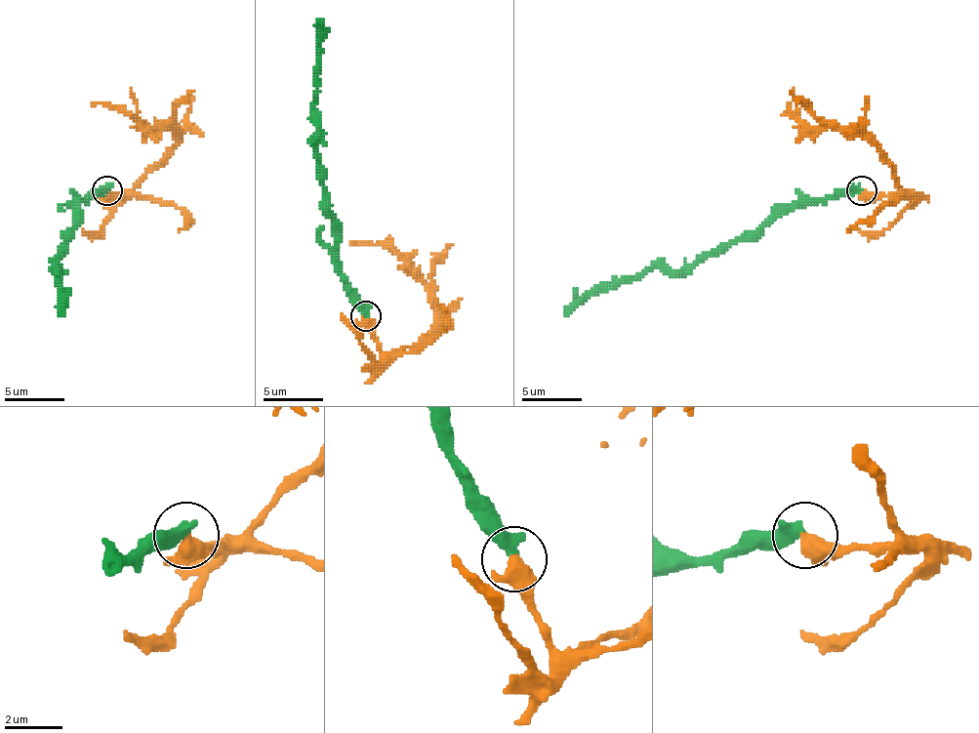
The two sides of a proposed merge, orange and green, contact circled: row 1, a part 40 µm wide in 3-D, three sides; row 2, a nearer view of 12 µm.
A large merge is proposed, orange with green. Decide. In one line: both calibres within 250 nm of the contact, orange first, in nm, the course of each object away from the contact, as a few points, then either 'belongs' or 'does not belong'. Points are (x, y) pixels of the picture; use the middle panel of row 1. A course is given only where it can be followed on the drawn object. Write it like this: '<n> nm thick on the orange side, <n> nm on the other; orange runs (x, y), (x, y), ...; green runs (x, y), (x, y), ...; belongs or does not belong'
380 nm thick on the orange side, 480 nm on the other; orange runs (365, 316), (371, 338), (387, 352), (413, 346), (434, 322), (428, 286), (404, 263), (380, 244), (350, 241); green runs (365, 316), (356, 293), (341, 271), (338, 221), (329, 211), (317, 151), (317, 25), (323, 20); does not belong

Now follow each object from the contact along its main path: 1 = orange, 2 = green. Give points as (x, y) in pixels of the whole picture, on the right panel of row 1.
1: (862, 189), (883, 195), (898, 192), (892, 166), (868, 139), (808, 127), (787, 105)
2: (862, 189), (838, 189), (817, 202), (795, 205), (679, 270), (646, 267), (633, 276), (601, 283), (565, 315)

